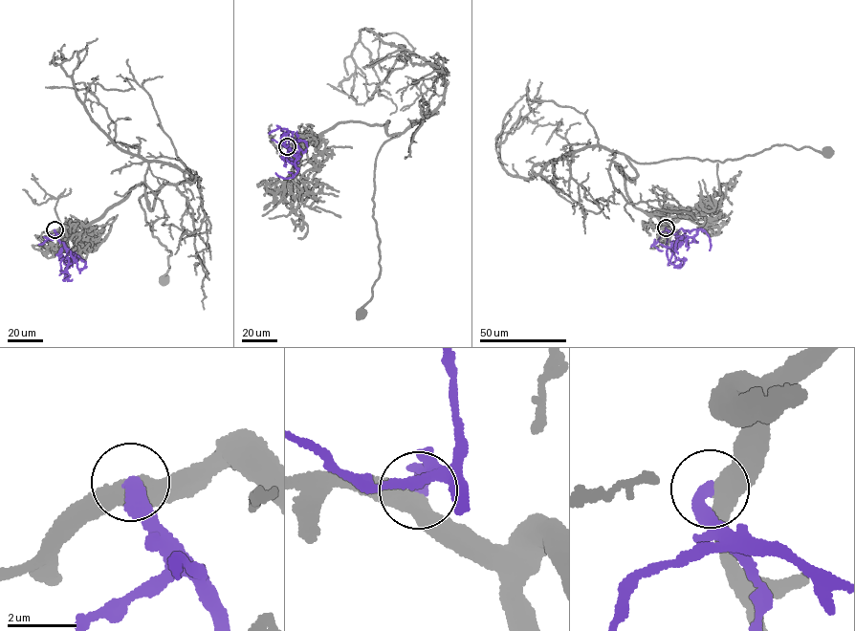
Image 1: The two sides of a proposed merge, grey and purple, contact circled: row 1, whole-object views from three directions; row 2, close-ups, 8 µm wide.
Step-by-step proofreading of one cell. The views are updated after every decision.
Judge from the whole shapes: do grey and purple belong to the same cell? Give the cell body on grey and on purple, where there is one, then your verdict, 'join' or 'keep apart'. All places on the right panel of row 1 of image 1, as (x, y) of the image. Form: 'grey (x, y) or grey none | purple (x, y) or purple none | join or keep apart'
grey (829, 151) | purple none | join

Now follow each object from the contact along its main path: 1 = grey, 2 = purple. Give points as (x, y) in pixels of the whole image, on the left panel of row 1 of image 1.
1: (54, 229), (98, 220), (139, 184), (150, 210), (158, 189), (139, 199), (172, 254), (162, 278)
2: (54, 229), (60, 243), (76, 258), (75, 261), (66, 256), (60, 262), (63, 280), (72, 279)

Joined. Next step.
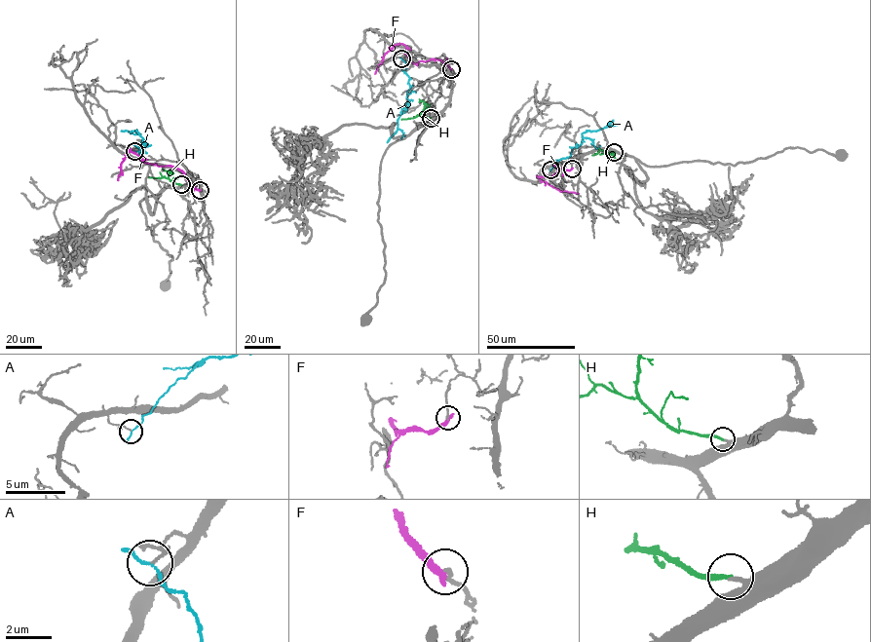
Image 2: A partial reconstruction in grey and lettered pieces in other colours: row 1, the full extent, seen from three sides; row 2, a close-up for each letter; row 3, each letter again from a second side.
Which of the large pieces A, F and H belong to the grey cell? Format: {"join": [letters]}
{"join": ["H"]}

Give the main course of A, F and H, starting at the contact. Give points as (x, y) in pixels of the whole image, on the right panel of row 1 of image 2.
A: (550, 169), (580, 144), (582, 133), (617, 125)
F: (571, 168), (565, 170), (554, 165), (559, 170), (550, 177), (538, 177), (560, 191), (579, 193)
H: (614, 152), (613, 154), (600, 150), (592, 155)

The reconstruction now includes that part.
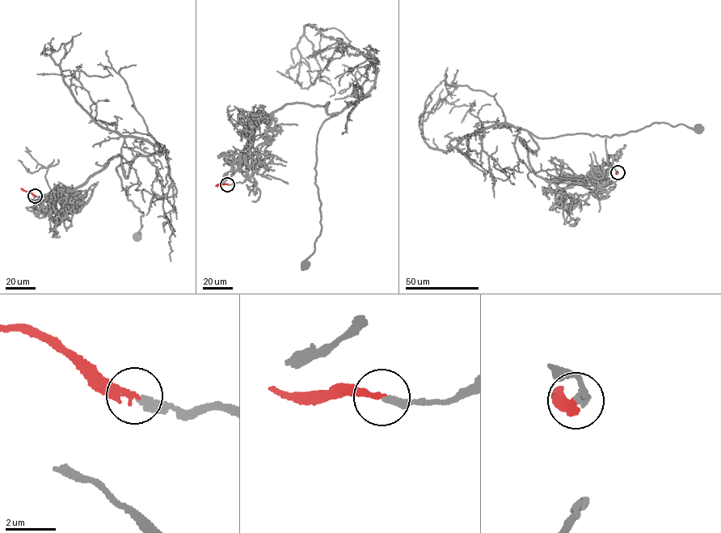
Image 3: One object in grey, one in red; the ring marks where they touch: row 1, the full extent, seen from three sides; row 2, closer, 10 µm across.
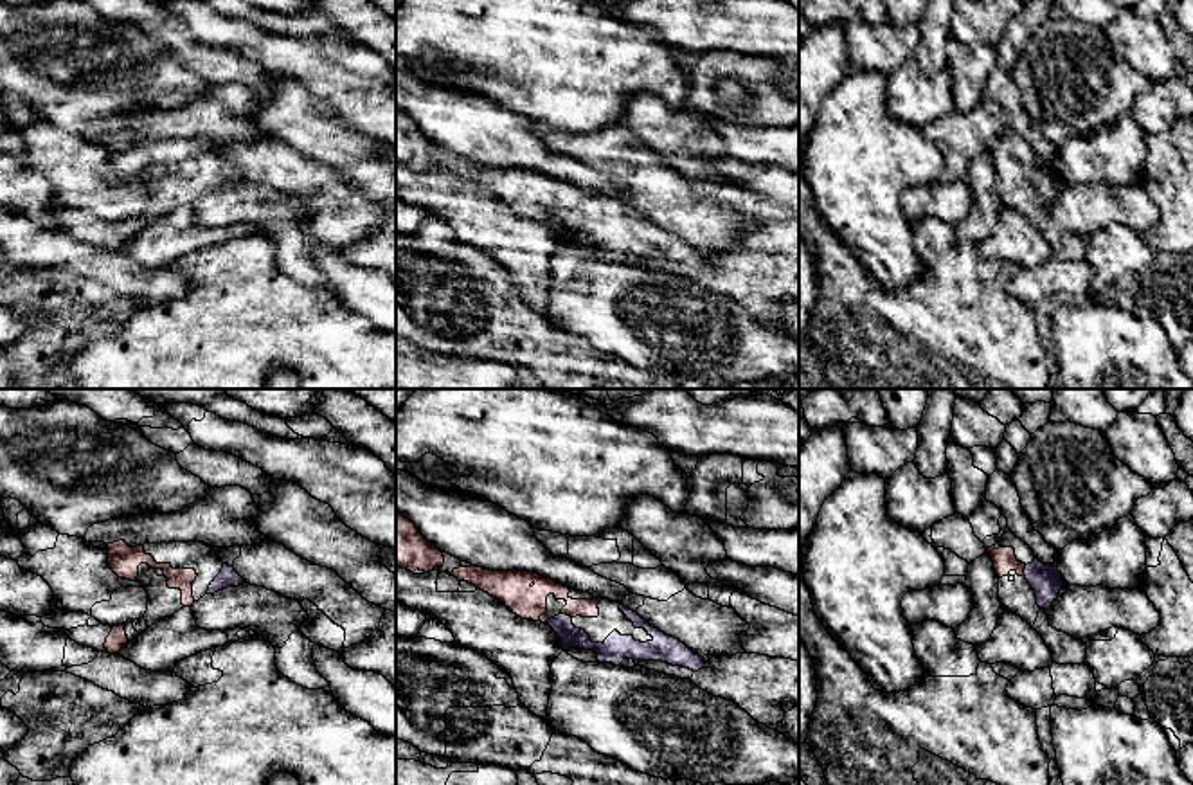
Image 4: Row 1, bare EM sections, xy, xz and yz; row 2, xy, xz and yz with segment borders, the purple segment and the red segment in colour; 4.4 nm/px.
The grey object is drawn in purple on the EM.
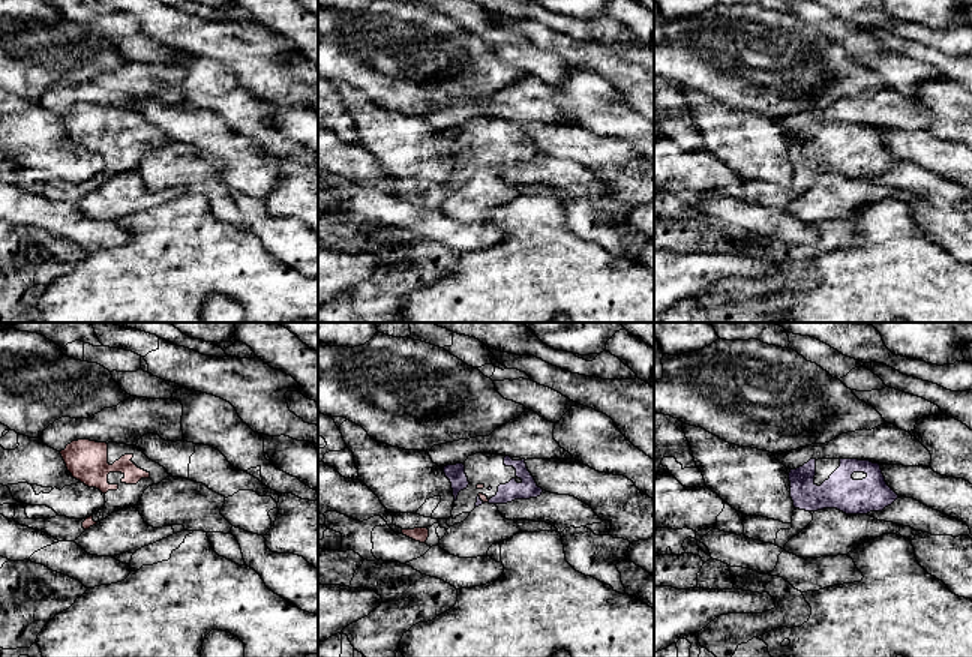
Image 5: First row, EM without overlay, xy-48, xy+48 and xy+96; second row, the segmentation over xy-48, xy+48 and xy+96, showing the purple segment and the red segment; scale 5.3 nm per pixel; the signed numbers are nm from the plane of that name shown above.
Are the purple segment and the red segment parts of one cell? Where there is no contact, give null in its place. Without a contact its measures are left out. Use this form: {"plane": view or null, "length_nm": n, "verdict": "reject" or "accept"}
{"plane": "xz", "length_nm": 50, "verdict": "accept"}

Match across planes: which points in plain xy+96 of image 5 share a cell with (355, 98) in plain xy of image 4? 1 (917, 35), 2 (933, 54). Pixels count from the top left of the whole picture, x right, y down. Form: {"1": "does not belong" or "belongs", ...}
{"1": "does not belong", "2": "belongs"}

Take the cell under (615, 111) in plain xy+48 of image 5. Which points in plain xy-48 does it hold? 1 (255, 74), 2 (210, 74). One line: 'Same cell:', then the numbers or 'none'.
Same cell: 2

